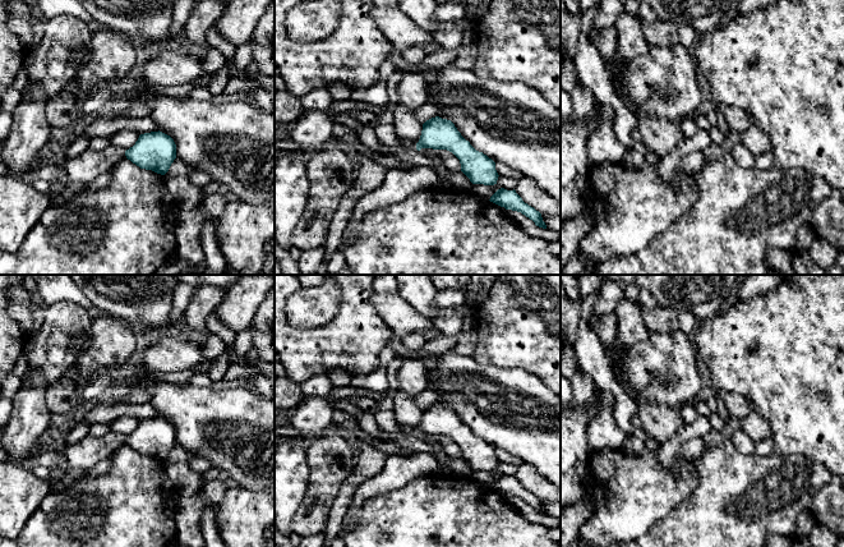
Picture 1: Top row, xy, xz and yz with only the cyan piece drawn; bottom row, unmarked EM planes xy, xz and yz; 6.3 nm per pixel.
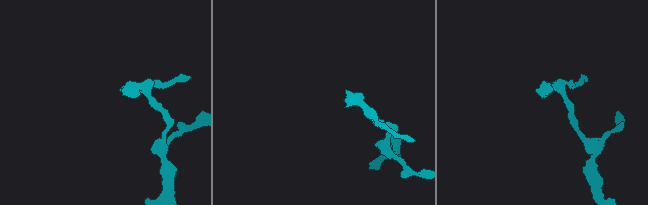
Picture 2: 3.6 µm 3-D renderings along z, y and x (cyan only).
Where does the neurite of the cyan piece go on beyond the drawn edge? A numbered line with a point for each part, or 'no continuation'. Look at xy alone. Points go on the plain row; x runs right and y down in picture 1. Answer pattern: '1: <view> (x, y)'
1: xy (82, 456)

